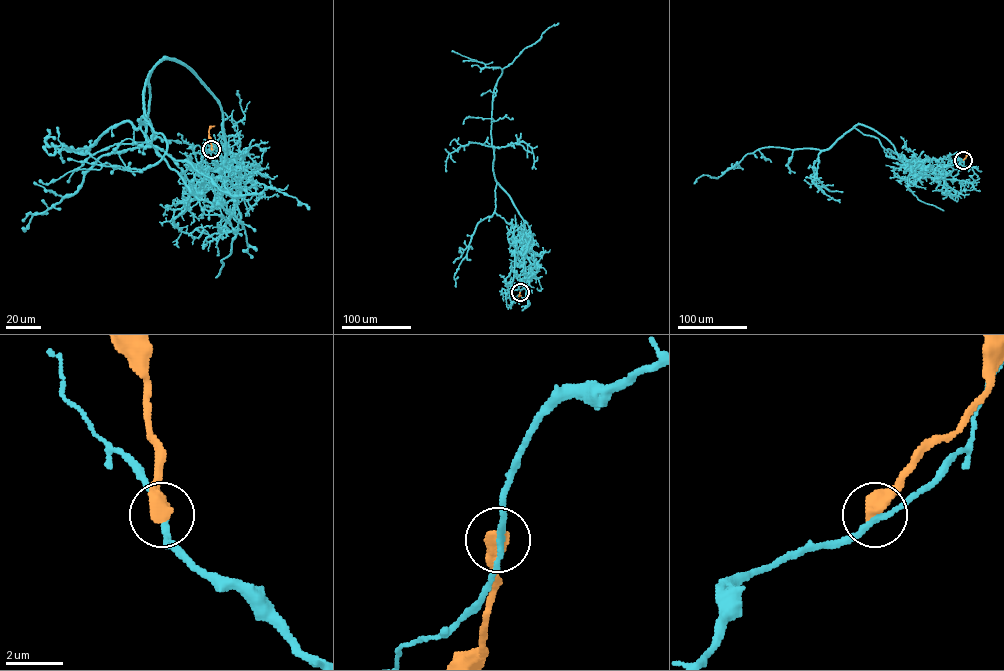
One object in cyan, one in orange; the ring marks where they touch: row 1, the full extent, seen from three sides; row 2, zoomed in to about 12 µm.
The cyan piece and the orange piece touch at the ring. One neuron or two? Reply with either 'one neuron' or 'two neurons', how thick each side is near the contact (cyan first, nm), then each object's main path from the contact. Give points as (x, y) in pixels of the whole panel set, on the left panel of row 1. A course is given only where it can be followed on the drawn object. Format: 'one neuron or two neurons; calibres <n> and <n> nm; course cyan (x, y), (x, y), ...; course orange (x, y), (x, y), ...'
two neurons; calibres 200 and 600 nm; course cyan (211, 149), (240, 171), (221, 172), (216, 99), (163, 59), (139, 120), (167, 153), (309, 209); course orange (211, 149), (209, 129), (214, 126)

